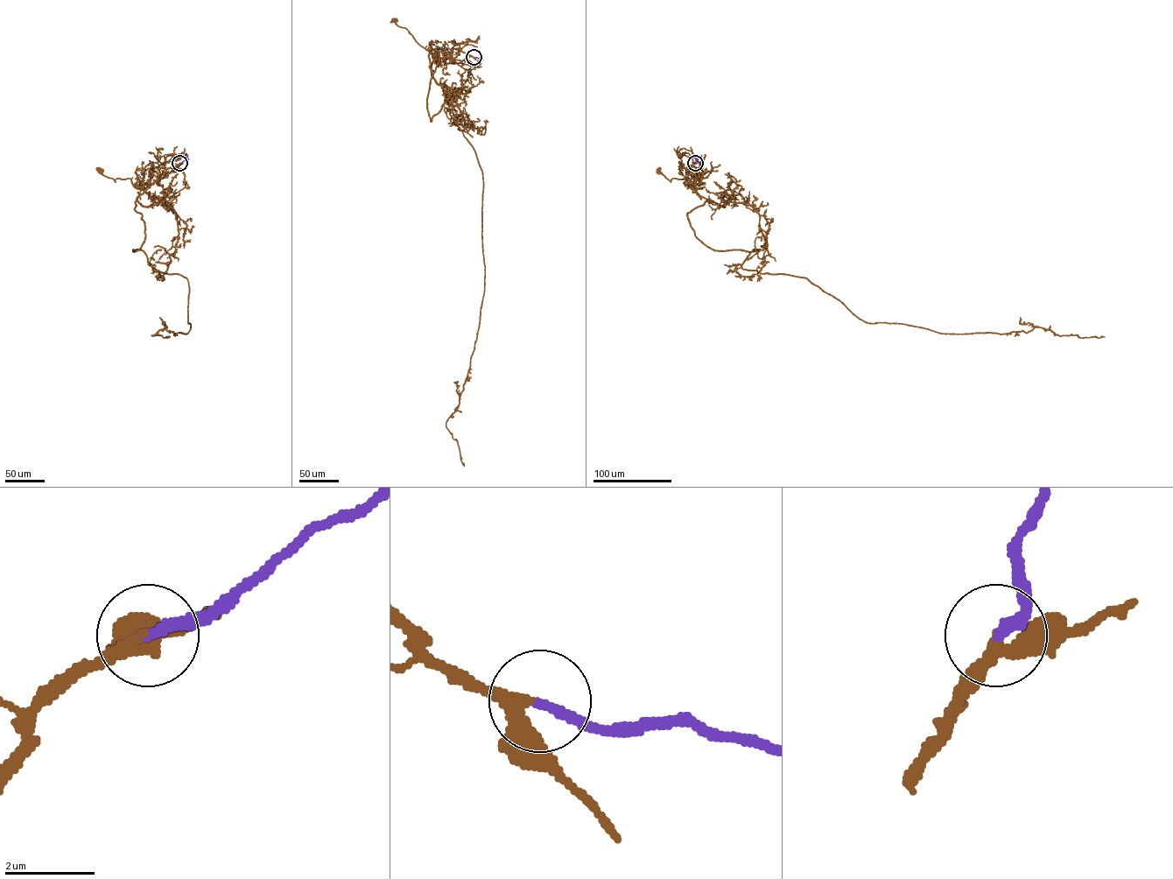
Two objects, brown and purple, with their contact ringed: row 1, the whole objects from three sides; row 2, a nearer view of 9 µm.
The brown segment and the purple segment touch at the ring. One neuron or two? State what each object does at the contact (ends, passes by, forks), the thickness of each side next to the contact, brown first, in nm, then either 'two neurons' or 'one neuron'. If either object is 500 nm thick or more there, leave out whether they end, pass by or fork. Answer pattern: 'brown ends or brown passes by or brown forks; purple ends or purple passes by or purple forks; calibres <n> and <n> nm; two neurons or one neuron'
brown passes by; purple ends; calibres 240 and 220 nm; one neuron

